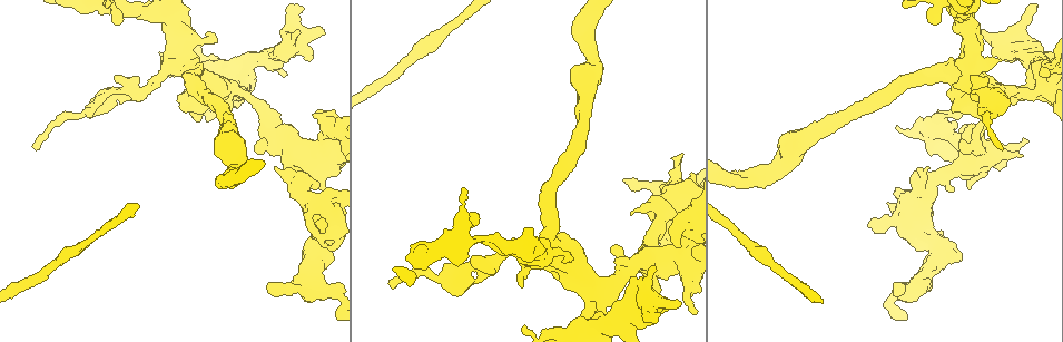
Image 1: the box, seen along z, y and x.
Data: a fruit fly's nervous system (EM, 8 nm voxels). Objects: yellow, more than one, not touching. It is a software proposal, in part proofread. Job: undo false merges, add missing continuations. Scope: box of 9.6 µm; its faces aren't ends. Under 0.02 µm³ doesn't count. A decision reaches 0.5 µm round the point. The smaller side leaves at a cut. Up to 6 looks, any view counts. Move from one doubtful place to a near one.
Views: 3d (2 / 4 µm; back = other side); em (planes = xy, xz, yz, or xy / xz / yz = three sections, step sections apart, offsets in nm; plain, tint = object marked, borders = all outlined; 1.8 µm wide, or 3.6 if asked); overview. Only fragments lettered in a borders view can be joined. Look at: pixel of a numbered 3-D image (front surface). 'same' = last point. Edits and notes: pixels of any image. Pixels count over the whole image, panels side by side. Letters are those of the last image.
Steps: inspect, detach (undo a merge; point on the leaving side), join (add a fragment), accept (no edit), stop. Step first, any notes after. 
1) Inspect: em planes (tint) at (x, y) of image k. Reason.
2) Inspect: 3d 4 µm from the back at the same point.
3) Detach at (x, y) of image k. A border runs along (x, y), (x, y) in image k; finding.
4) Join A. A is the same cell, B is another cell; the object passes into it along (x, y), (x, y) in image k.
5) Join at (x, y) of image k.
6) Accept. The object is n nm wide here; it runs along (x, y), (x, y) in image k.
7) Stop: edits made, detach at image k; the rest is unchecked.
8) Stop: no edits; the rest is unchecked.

Inspect: 3d 4 µm at (937, 121) of image 1. Two arms at a narrow angle.

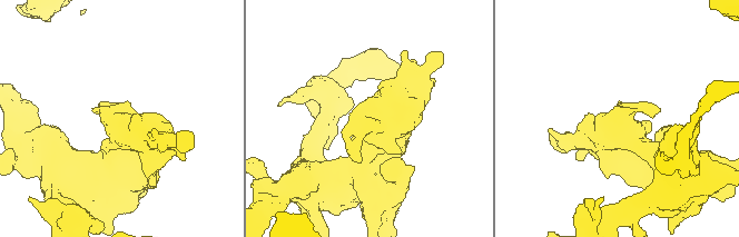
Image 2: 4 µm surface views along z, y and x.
Inspect: em xz step 8 (tint) at (118, 122) of image 2. Shape alone is not enough.

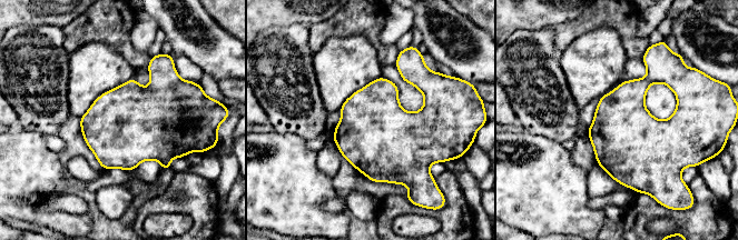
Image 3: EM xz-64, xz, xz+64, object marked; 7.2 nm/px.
Inspect: em planes (borders) at the same point. Cut it another way.

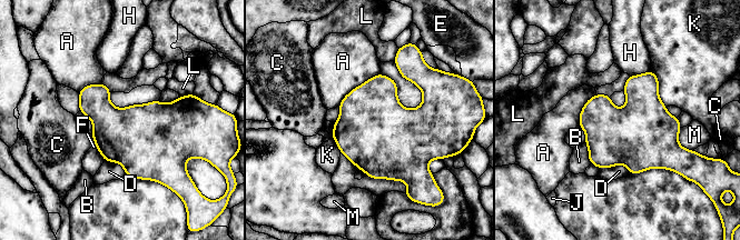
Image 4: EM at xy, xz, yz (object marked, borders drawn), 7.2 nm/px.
Accept. A, B, C, D, E, F, H, J, K, L and M are other cells; a border runs along (380, 72), (354, 87), (337, 106) in image 4; continuous, no second neuron.

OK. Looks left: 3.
Inspect: em 3.6 µm yz step 4 (plain) at (985, 159) of image 1. Sudden change in width.

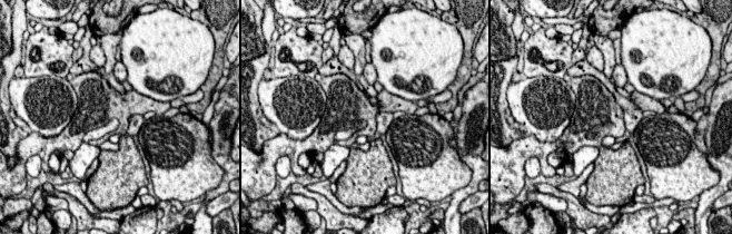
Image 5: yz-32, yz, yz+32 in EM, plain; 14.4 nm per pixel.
Inspect: em 3.6 µm yz step 4 (borders) at the same point.

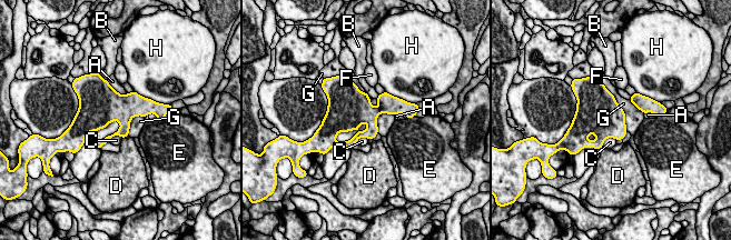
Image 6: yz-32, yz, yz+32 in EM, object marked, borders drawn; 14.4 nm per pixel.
Accept. The object is 380 nm wide here; A, B, C, D, E, F, G and H are other cells; a border runs along (602, 83), (622, 109), (628, 130) in image 6; one neuron here.

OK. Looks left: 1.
Inspect: em 3.6 µm yz step 16 (borders) at (321, 240) of image 1.

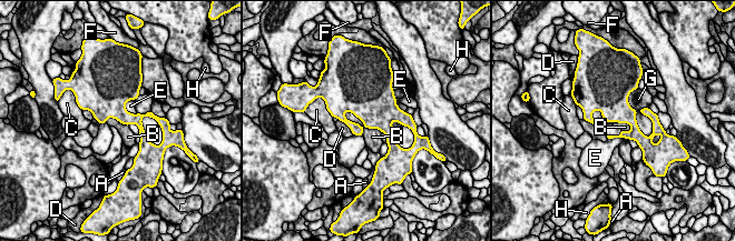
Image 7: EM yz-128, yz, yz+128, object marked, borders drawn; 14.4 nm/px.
Accept. The object is 90 nm wide here; A, B, C, D, E, F, G and H are other cells; a border runs along (343, 113), (381, 132) in image 7; one neuron here.

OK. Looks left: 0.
Stop: no edits; the rest is unchecked.

